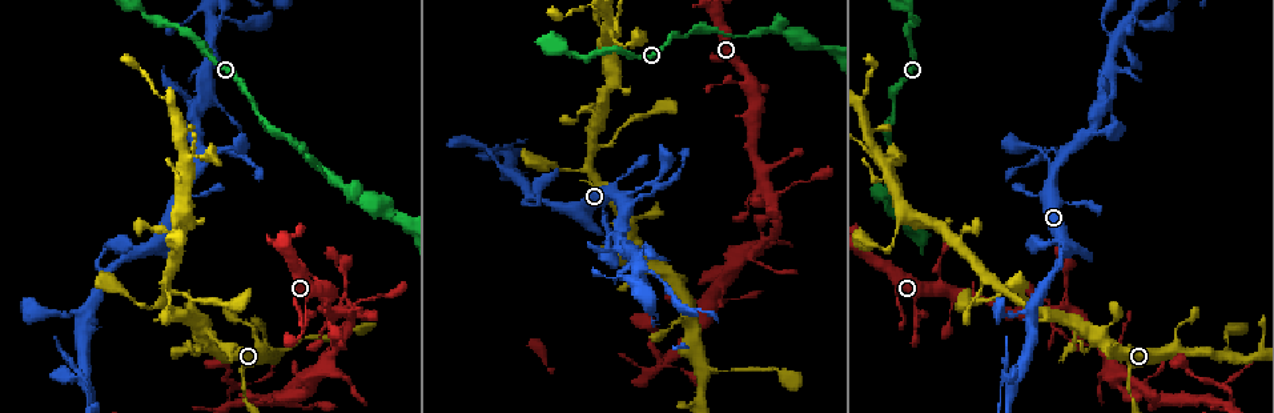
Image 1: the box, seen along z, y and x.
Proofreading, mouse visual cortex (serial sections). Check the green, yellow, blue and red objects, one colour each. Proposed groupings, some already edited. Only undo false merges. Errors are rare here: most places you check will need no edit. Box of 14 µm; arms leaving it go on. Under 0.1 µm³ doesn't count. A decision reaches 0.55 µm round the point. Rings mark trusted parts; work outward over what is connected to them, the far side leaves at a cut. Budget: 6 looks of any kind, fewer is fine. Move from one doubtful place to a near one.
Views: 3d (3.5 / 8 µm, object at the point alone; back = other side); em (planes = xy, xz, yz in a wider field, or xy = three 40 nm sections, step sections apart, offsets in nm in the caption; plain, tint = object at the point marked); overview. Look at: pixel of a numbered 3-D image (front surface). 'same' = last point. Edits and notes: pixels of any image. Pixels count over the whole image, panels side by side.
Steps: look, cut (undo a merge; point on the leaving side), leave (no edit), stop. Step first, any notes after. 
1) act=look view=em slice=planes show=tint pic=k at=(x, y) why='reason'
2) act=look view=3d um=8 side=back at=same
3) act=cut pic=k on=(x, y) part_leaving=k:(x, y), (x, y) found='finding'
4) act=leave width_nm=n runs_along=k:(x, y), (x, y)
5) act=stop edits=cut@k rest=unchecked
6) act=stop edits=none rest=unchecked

act=look view=3d um=3.5 pic=1 at=(226, 396) why='narrows sharply'

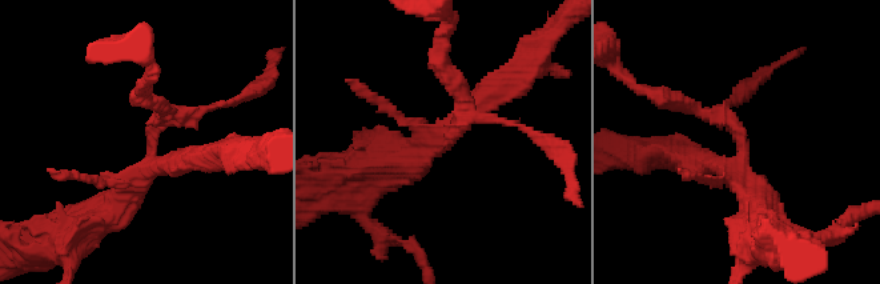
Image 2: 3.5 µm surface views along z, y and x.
act=look view=em slice=xy step=2 show=tint pic=2 at=(447, 143) why='need the tissue'

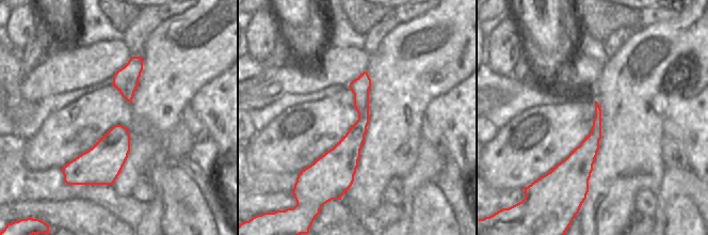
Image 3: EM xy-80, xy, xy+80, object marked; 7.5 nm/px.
act=leave width_nm=180 runs_along=2:(195, 155), (151, 167), (151, 102) found='continuous, no second cell'

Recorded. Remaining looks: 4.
act=look view=3d um=3.5 pic=1 at=(1051, 271) why='three-way junction'

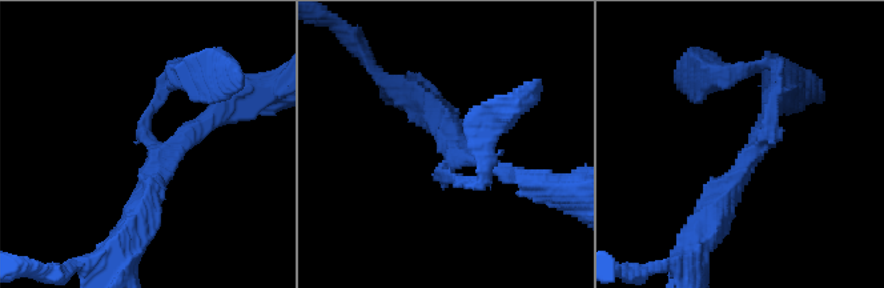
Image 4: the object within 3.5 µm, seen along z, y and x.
act=look view=em slice=planes show=tint pic=4 at=(464, 152) arms=3 arm_widths_nm=150,200,350 why='shape alone is not enough'

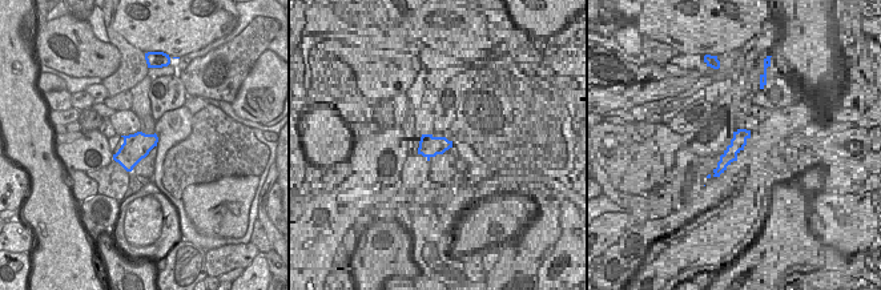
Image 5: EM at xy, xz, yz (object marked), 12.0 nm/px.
act=look view=em slice=xy step=2 show=tint at=same

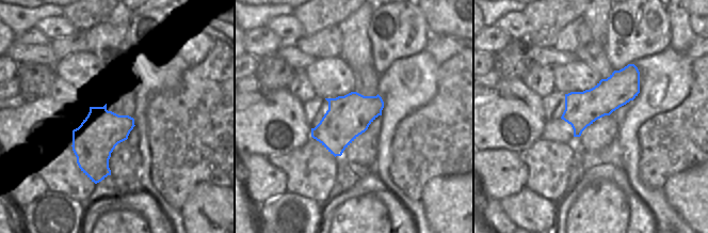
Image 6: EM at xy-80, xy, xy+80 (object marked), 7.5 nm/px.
act=leave runs_along=6:(631, 66), (579, 123), (576, 134) found='continuous, no second cell'

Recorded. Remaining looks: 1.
act=stop edits=none rest=unchecked

